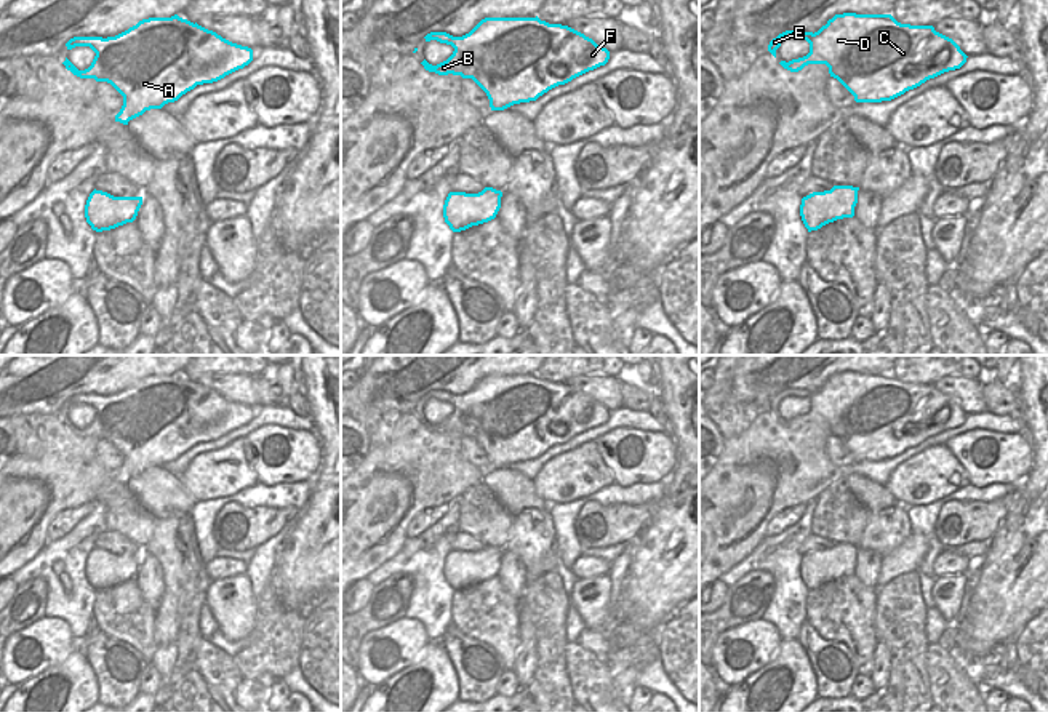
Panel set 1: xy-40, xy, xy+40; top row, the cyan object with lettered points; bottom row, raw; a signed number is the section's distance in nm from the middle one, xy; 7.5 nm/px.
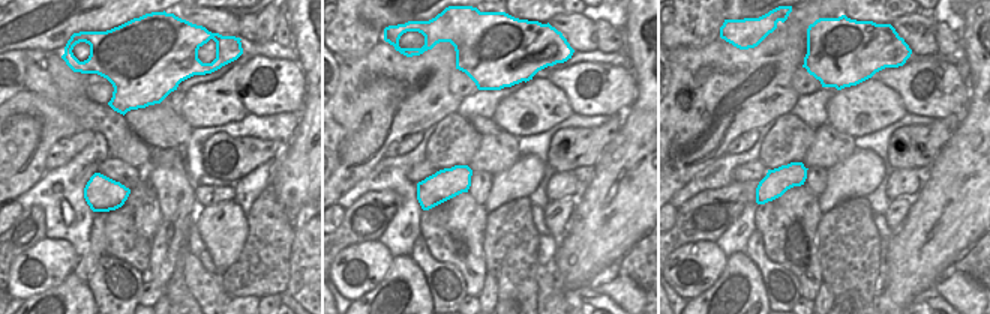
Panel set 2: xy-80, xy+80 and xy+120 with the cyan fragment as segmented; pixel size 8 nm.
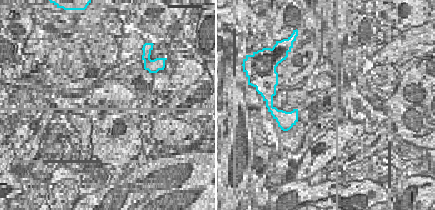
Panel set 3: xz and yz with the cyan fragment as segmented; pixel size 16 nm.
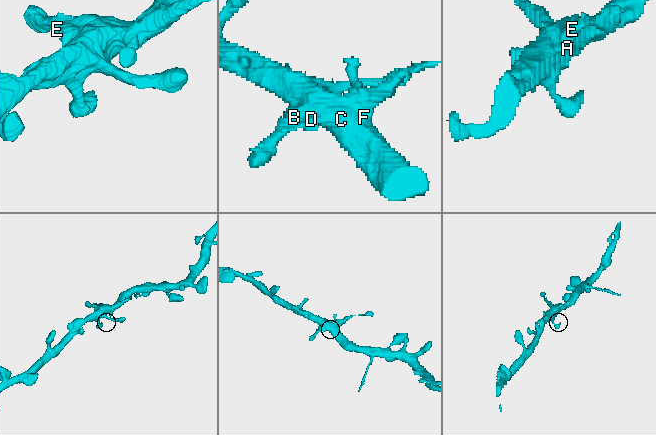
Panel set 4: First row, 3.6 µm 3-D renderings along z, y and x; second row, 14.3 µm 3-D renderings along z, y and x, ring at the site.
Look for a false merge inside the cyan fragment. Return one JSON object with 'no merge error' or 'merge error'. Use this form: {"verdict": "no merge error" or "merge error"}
{"verdict": "no merge error"}

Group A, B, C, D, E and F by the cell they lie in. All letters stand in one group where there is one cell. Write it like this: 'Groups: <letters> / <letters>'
Groups: A B C D E F.

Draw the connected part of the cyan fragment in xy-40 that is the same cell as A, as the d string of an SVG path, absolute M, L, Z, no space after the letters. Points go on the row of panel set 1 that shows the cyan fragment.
M178 14L142 19L115 37L74 37L66 46L90 46L96 53L85 70L78 70L67 58L62 64L80 78L112 85L123 96L115 115L115 122L123 125L253 61L251 48Z

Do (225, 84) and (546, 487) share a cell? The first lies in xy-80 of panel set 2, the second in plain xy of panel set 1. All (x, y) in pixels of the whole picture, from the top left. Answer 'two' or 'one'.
one

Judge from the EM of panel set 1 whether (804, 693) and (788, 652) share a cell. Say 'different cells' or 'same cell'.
same cell

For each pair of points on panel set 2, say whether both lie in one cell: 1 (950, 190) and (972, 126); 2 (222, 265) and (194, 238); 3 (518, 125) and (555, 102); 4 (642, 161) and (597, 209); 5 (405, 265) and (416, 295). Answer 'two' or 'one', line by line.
1: one
2: two
3: one
4: one
5: one

